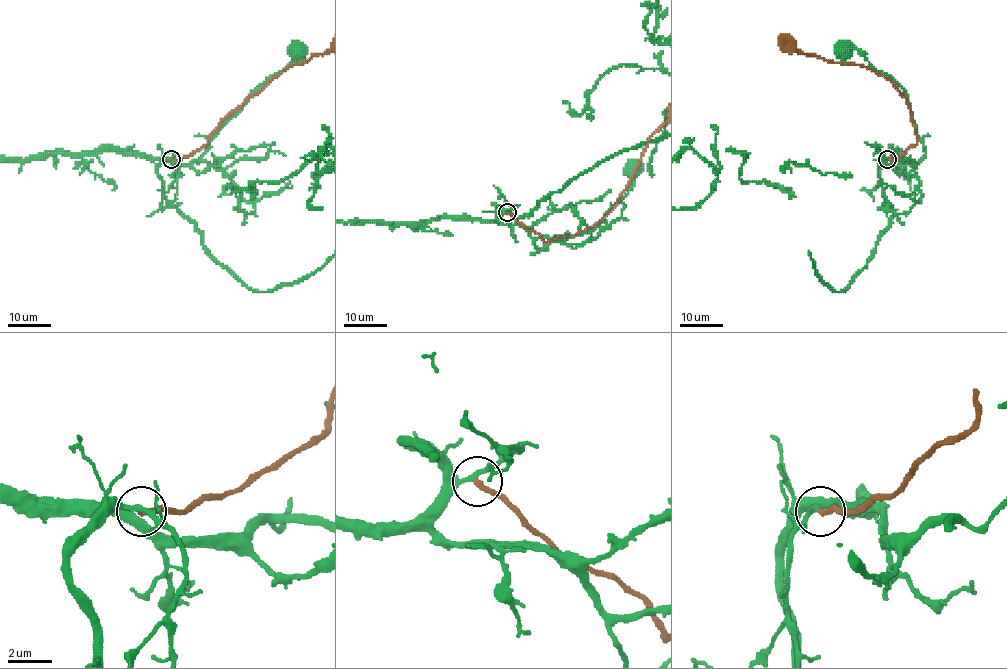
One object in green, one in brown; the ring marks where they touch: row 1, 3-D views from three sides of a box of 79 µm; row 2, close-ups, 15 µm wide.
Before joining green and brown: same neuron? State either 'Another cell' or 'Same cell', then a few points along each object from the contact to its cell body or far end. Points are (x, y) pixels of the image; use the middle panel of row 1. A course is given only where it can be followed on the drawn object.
Another cell. Course of green: (506, 212), (498, 221), (520, 224), (544, 250), (550, 242), (592, 229), (627, 194), (638, 171), (634, 169). Course of brown: (507, 212), (544, 242), (576, 235), (597, 224), (626, 186), (648, 139), (667, 120)

